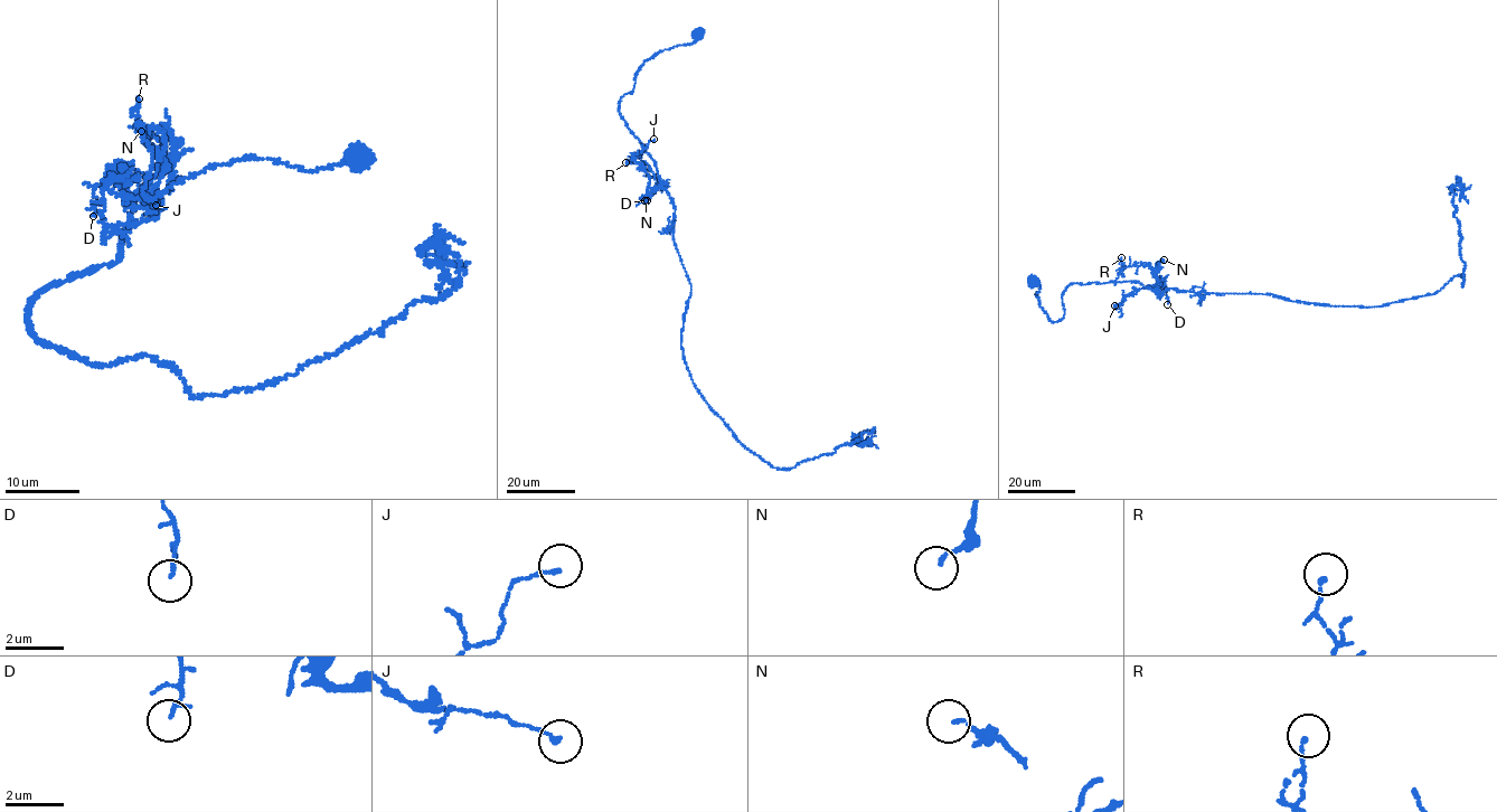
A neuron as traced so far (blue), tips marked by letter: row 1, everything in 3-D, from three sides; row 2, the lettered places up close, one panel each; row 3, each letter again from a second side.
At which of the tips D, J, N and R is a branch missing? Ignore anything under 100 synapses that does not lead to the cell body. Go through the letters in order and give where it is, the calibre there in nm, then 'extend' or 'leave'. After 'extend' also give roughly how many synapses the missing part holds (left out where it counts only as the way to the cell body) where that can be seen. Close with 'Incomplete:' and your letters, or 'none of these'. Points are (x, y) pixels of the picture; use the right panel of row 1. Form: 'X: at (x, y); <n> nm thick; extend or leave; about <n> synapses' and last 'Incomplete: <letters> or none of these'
D: at (1167, 304); 130 nm thick; leave
J: at (1114, 305); 140 nm thick; leave
N: at (1164, 260); 120 nm thick; leave
R: at (1121, 257); 140 nm thick; leave
Incomplete: none of these

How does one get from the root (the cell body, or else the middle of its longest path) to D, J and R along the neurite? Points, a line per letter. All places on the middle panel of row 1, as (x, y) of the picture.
D: (698, 32), (693, 43), (647, 59), (619, 103), (658, 172), (660, 183), (647, 200)
J: (698, 32), (647, 59), (619, 103), (655, 161), (660, 183), (648, 191), (633, 157), (653, 139)
R: (698, 32), (693, 43), (647, 59), (619, 103), (662, 183), (638, 157), (625, 162)

